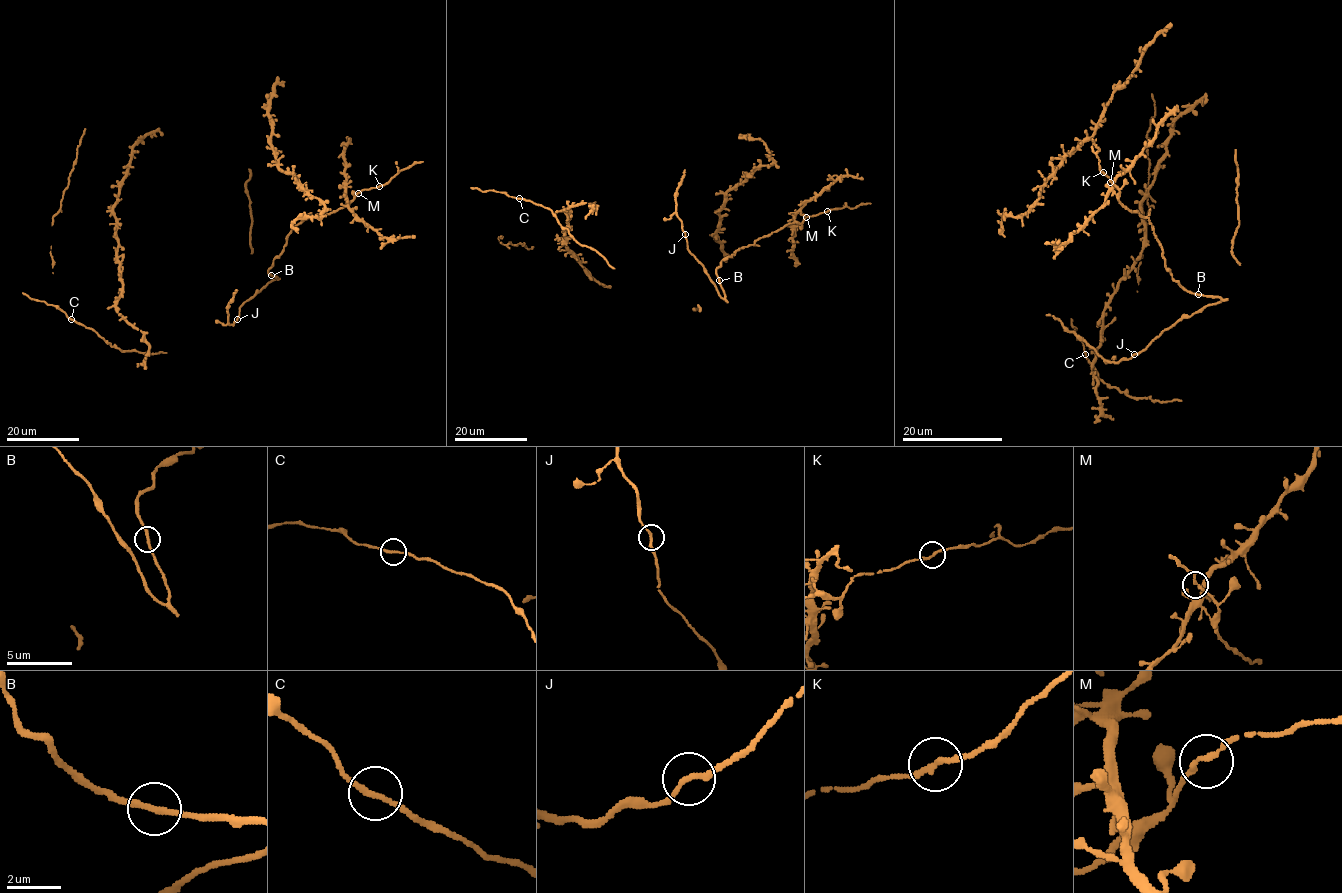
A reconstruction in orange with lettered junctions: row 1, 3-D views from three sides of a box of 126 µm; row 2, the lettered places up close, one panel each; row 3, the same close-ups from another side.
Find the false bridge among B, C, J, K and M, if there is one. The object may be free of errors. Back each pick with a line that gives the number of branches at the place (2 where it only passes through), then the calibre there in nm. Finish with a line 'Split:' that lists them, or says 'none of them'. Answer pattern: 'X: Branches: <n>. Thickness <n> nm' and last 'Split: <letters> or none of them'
Split: none of them

